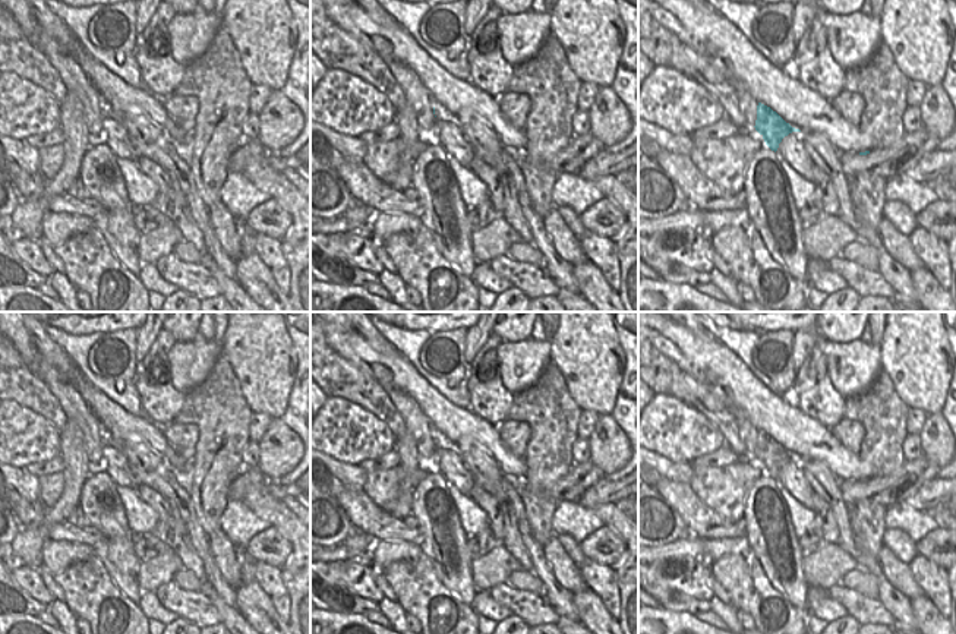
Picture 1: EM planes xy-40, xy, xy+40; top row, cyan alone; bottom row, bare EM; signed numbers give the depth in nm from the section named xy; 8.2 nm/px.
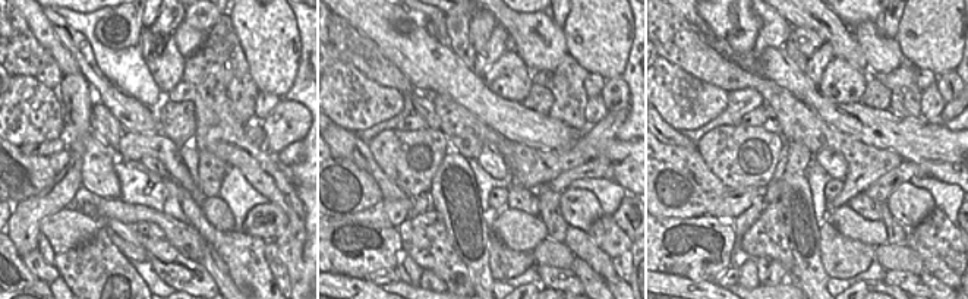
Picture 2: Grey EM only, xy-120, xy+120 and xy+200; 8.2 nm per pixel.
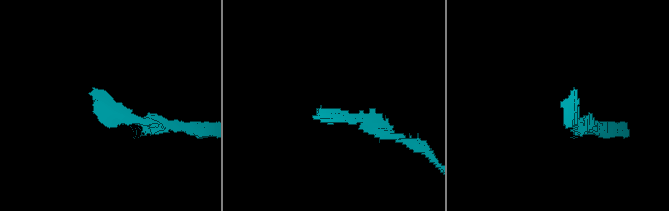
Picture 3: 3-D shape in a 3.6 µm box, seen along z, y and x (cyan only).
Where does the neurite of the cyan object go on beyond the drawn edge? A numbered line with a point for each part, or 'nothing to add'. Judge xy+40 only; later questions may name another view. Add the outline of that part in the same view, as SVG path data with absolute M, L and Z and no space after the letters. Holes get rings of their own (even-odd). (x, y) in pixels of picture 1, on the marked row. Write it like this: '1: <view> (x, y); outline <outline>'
1: xy+40 (791, 148); outline M792 132L785 136L776 152L789 163L798 174L805 180L813 182L814 163L801 142L801 132Z

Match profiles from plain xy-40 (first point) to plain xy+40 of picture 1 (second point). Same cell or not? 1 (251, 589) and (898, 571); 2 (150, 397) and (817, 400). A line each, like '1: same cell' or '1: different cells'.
1: different cells
2: same cell

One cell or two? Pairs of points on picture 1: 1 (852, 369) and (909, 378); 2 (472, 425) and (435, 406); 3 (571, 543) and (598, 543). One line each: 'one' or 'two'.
1: two
2: one
3: two

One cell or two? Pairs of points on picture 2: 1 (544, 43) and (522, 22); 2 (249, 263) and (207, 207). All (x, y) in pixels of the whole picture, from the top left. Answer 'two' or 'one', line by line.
1: one
2: two

